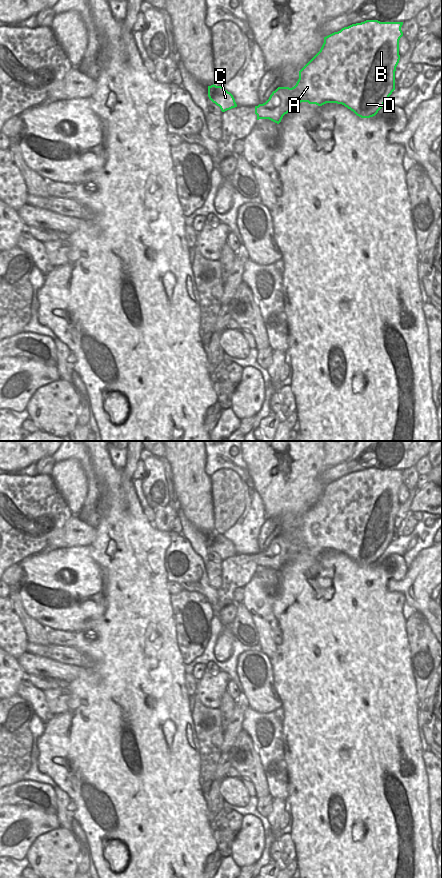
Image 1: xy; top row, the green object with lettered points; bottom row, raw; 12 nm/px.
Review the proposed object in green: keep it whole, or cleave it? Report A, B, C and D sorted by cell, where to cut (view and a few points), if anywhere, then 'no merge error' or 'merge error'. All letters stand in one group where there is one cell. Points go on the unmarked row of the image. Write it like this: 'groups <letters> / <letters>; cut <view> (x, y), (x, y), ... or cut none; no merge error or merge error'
groups A B C D; cut none; no merge error

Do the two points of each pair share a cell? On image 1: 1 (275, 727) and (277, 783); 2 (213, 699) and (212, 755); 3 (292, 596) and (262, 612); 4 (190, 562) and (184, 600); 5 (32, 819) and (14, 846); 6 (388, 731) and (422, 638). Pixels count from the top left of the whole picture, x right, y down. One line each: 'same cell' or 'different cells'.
1: same cell
2: different cells
3: different cells
4: different cells
5: same cell
6: different cells

